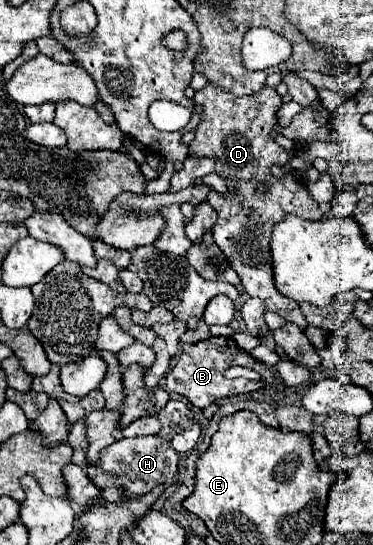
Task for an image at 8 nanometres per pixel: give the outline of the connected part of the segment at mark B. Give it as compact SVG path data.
M210 337L210 339L200 341L200 343L184 343L184 345L182 345L182 355L180 355L176 367L172 367L170 373L166 375L164 385L166 385L166 389L168 389L170 393L178 393L178 395L186 397L186 399L188 399L194 407L198 407L198 409L206 409L210 403L214 403L214 401L220 399L220 397L232 397L232 395L238 395L238 393L250 393L250 391L256 391L256 389L264 387L264 381L246 381L246 383L240 383L240 381L226 379L226 377L224 377L224 371L226 371L228 367L234 367L234 365L242 365L242 367L254 369L254 371L258 371L258 373L262 375L262 379L264 379L268 385L274 383L274 373L272 373L266 365L258 363L250 353L246 353L244 349L240 349L234 339L228 339L228 337Z

